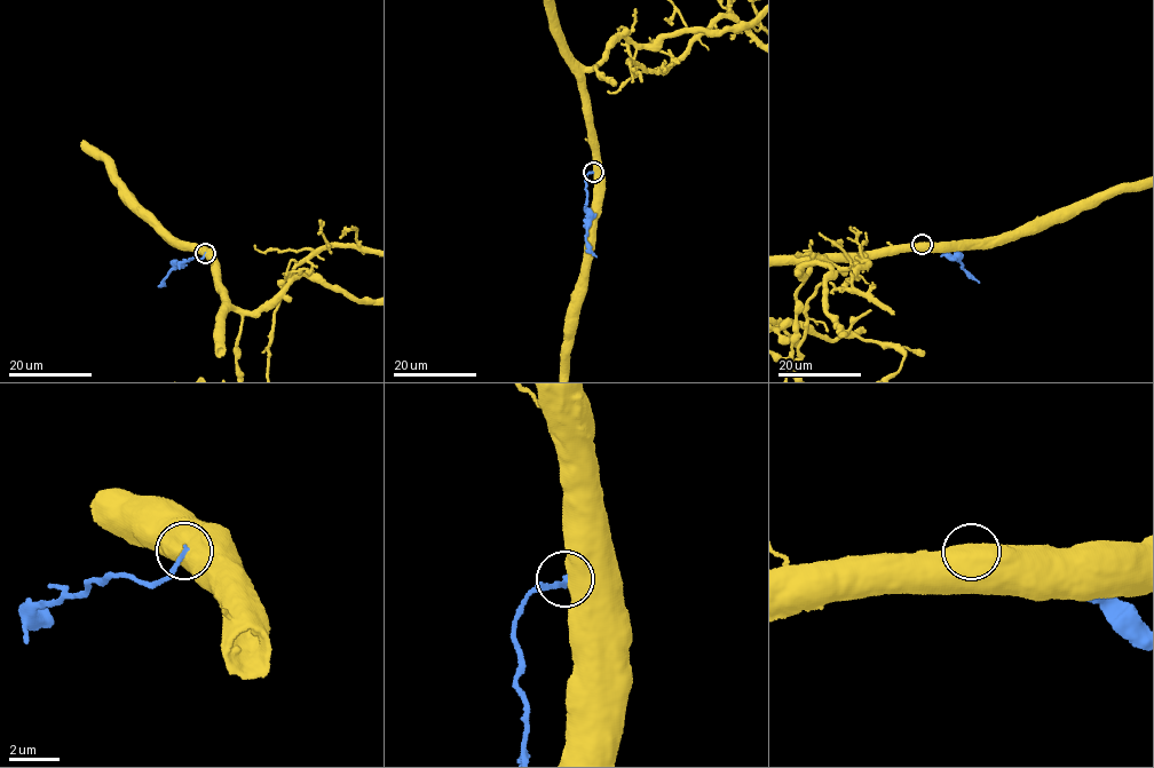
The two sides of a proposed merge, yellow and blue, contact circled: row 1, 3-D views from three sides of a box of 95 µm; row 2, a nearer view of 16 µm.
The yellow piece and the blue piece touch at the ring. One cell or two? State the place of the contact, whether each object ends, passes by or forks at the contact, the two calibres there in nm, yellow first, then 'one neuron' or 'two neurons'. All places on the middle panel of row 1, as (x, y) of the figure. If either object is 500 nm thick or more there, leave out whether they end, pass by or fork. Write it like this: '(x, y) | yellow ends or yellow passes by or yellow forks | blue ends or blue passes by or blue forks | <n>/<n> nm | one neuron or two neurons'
(593, 172) | 750/160 nm | two neurons

